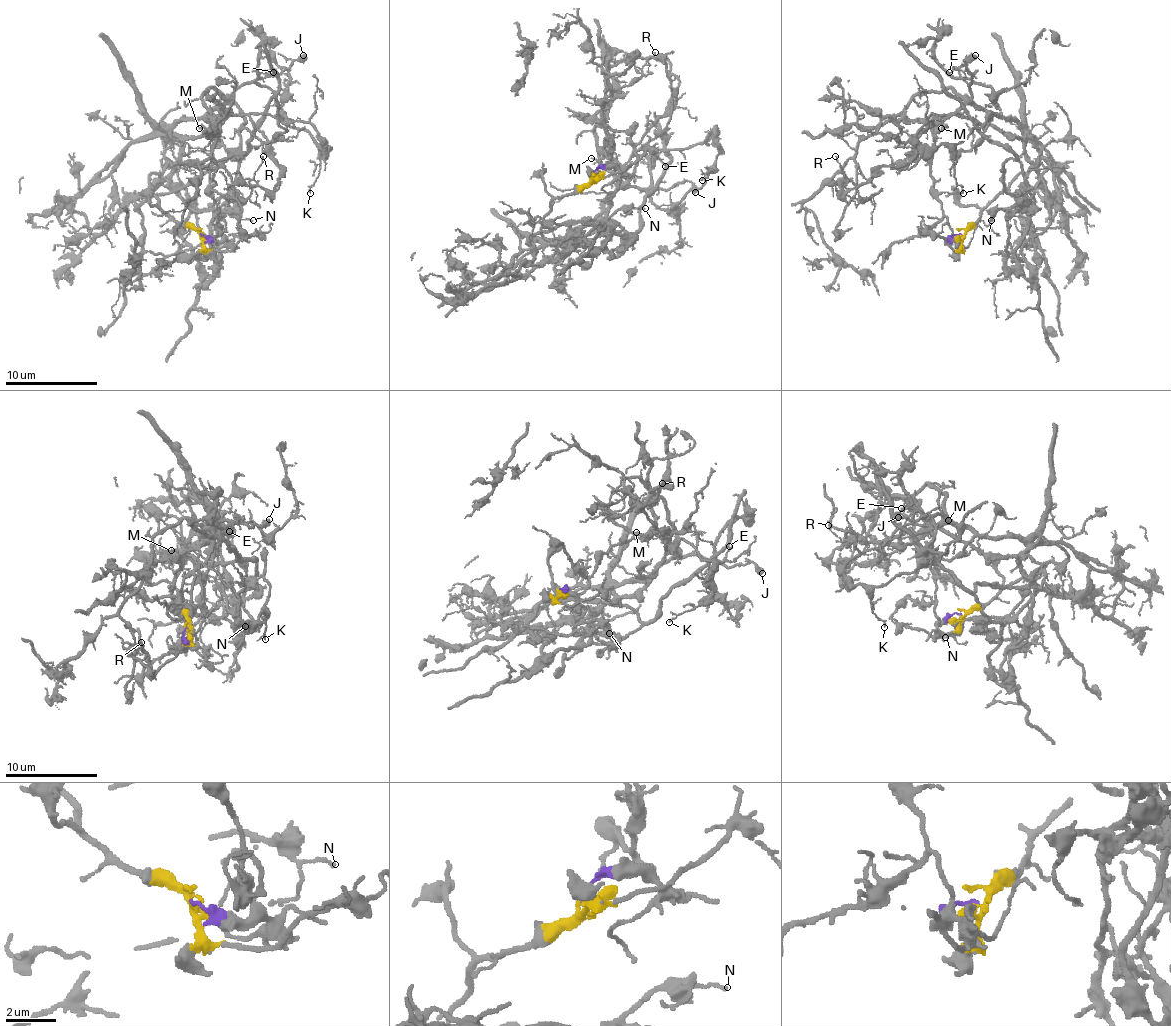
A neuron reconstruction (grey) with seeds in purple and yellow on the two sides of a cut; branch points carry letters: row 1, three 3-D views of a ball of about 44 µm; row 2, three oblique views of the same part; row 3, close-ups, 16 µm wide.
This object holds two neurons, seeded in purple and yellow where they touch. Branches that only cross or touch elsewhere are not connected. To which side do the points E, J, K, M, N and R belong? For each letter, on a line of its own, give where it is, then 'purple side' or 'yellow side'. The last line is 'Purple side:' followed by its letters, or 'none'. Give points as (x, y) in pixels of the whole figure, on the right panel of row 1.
E: at (949, 72); yellow side
J: at (975, 55); yellow side
K: at (963, 193); purple side
M: at (941, 128); purple side
N: at (991, 220); yellow side
R: at (835, 156); purple side
Purple side: K, M, R

